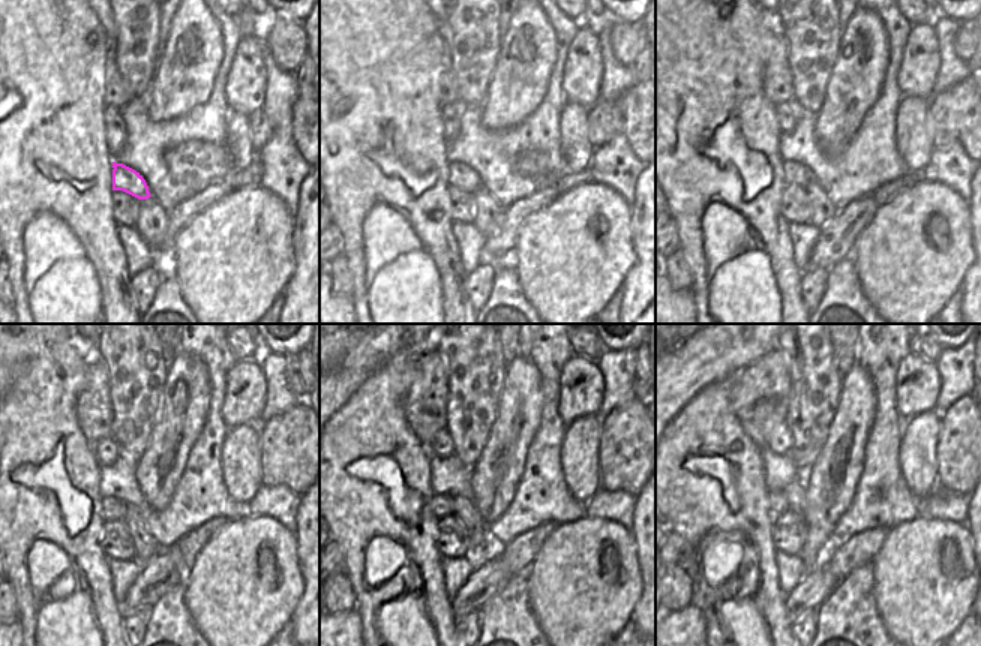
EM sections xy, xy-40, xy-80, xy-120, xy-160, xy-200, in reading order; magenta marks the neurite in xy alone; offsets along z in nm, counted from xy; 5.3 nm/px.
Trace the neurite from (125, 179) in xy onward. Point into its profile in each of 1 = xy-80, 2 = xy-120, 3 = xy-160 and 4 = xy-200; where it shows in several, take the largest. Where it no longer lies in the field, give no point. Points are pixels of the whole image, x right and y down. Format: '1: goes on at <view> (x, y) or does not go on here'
1: goes on at xy-80 (797, 174)
2: goes on at xy-120 (111, 508)
3: goes on at xy-160 (441, 505)
4: goes on at xy-200 (776, 502)

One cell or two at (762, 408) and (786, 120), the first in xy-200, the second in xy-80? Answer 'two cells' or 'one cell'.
one cell

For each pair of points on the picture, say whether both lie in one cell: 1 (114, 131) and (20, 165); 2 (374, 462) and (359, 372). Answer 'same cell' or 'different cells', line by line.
1: different cells
2: different cells

